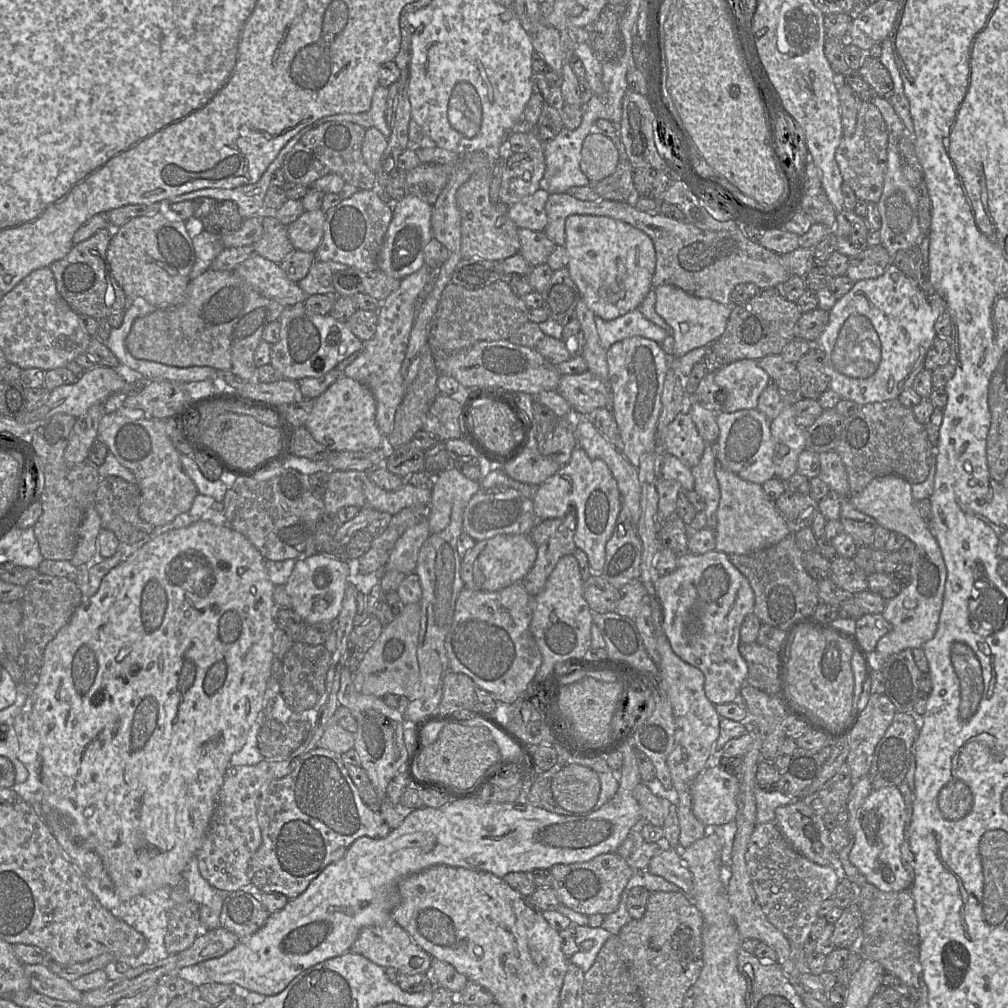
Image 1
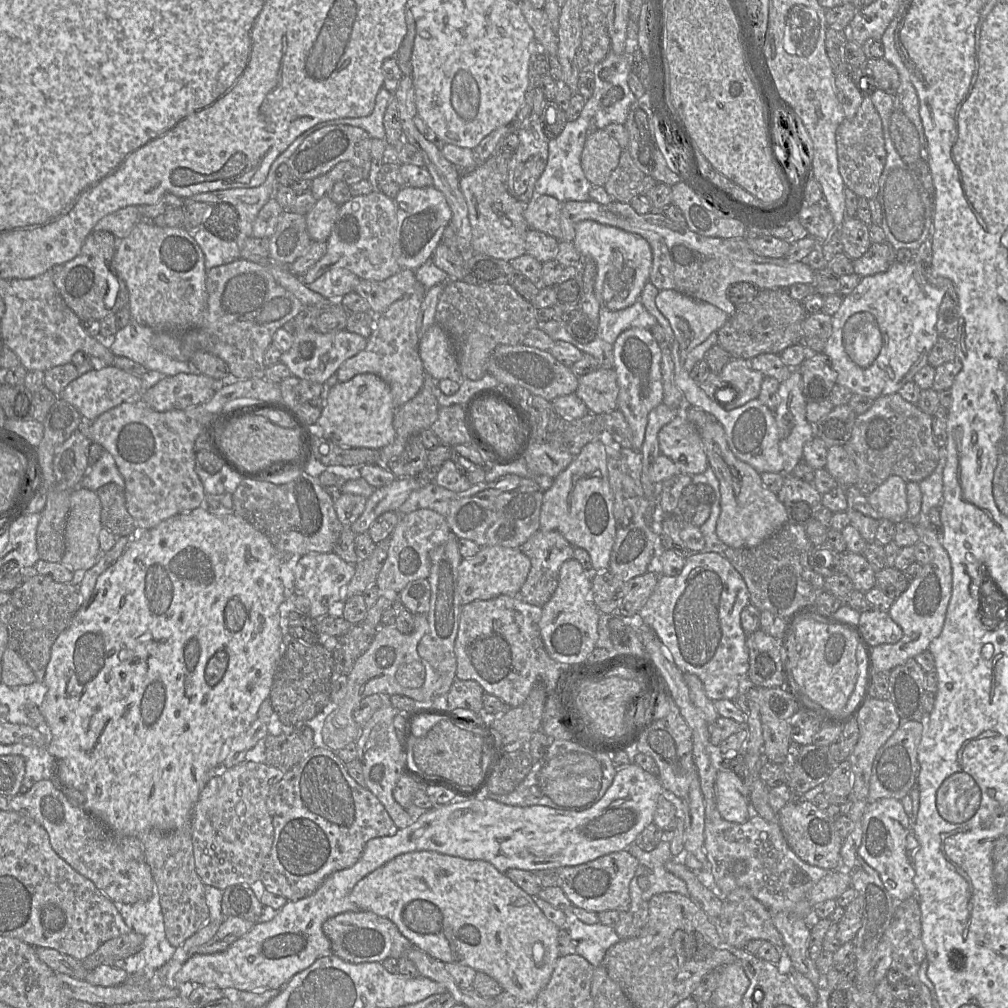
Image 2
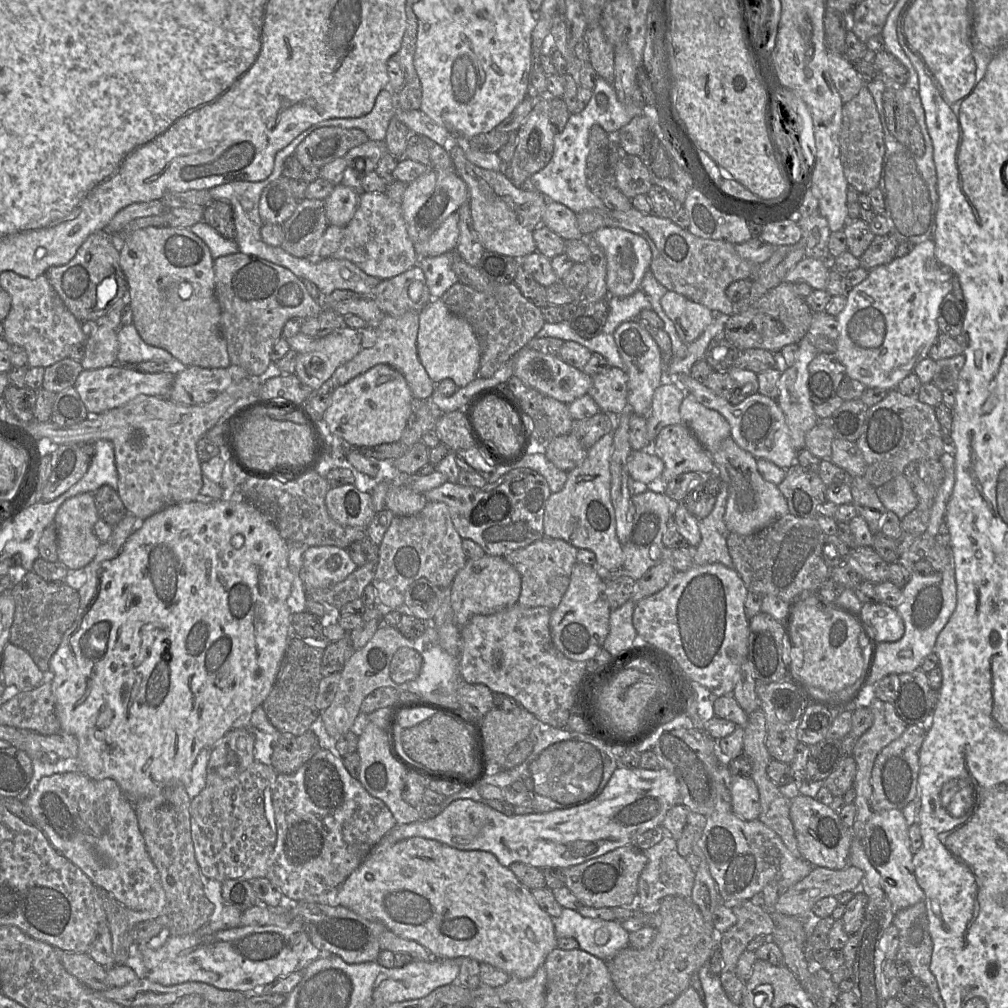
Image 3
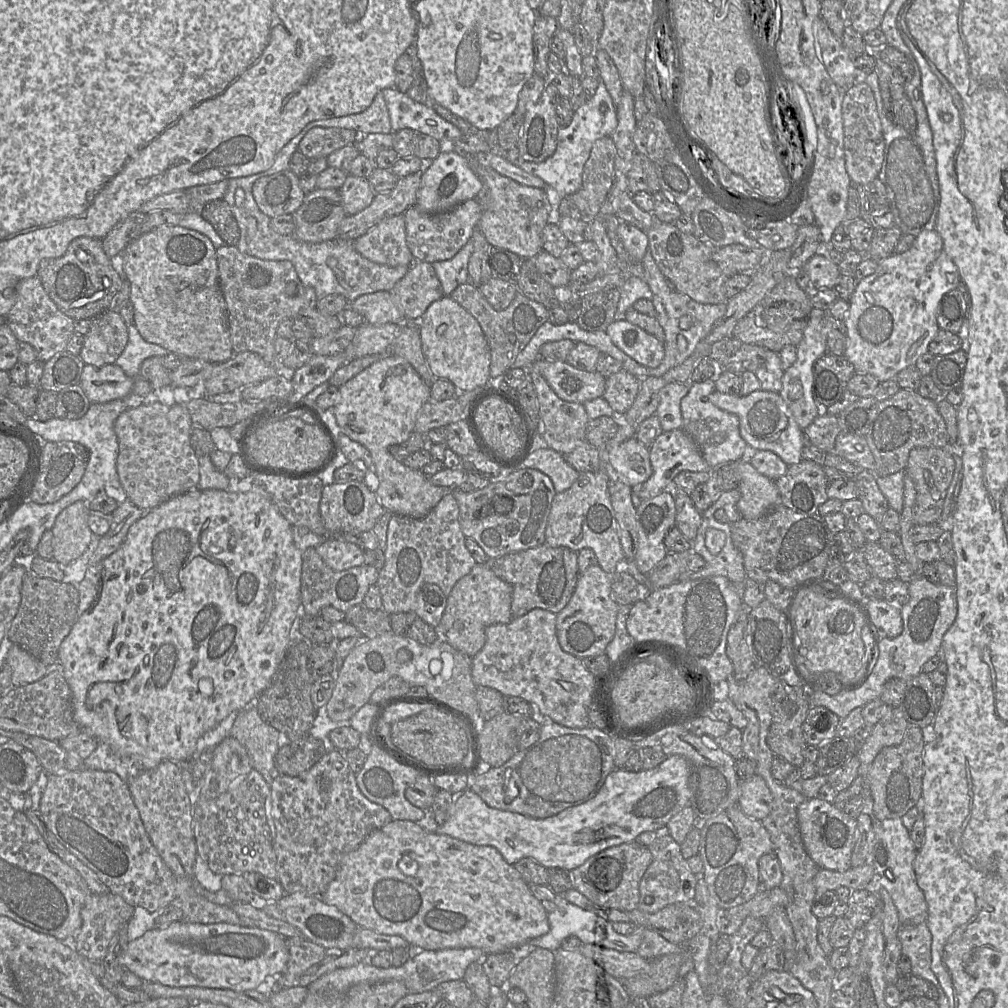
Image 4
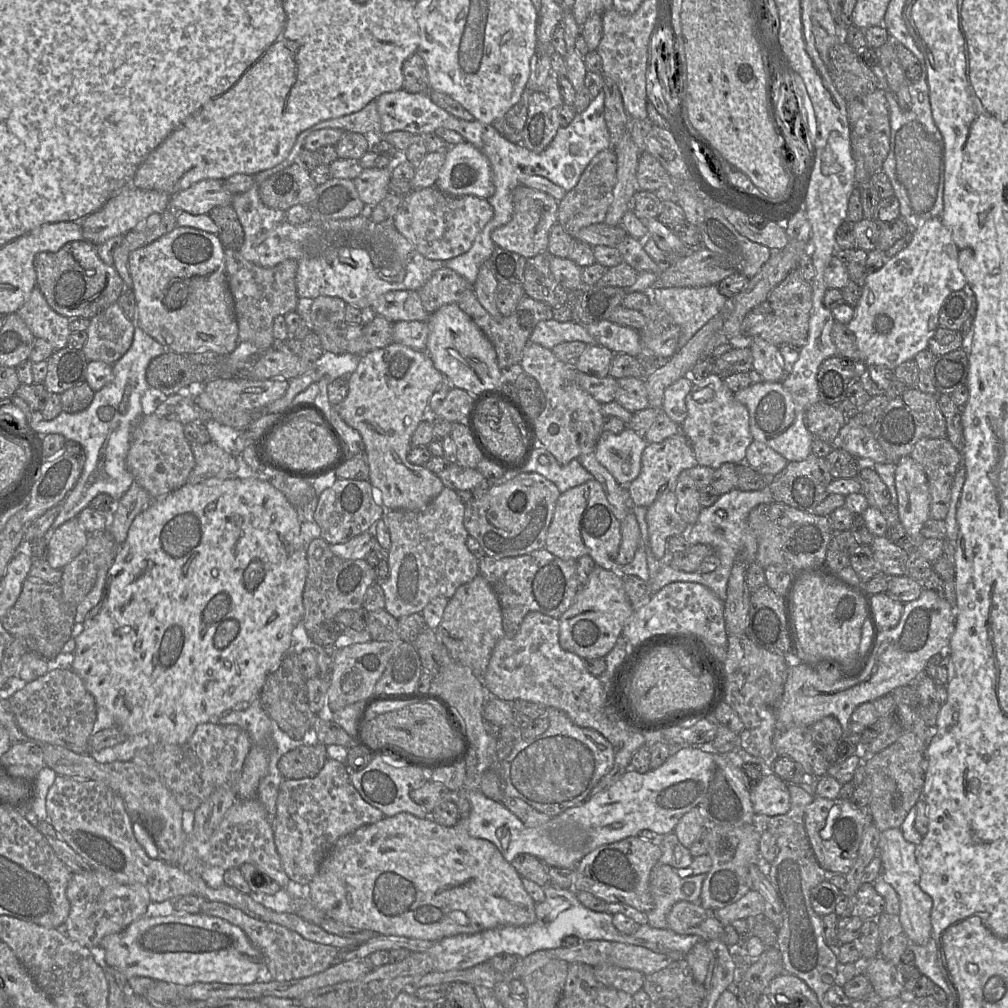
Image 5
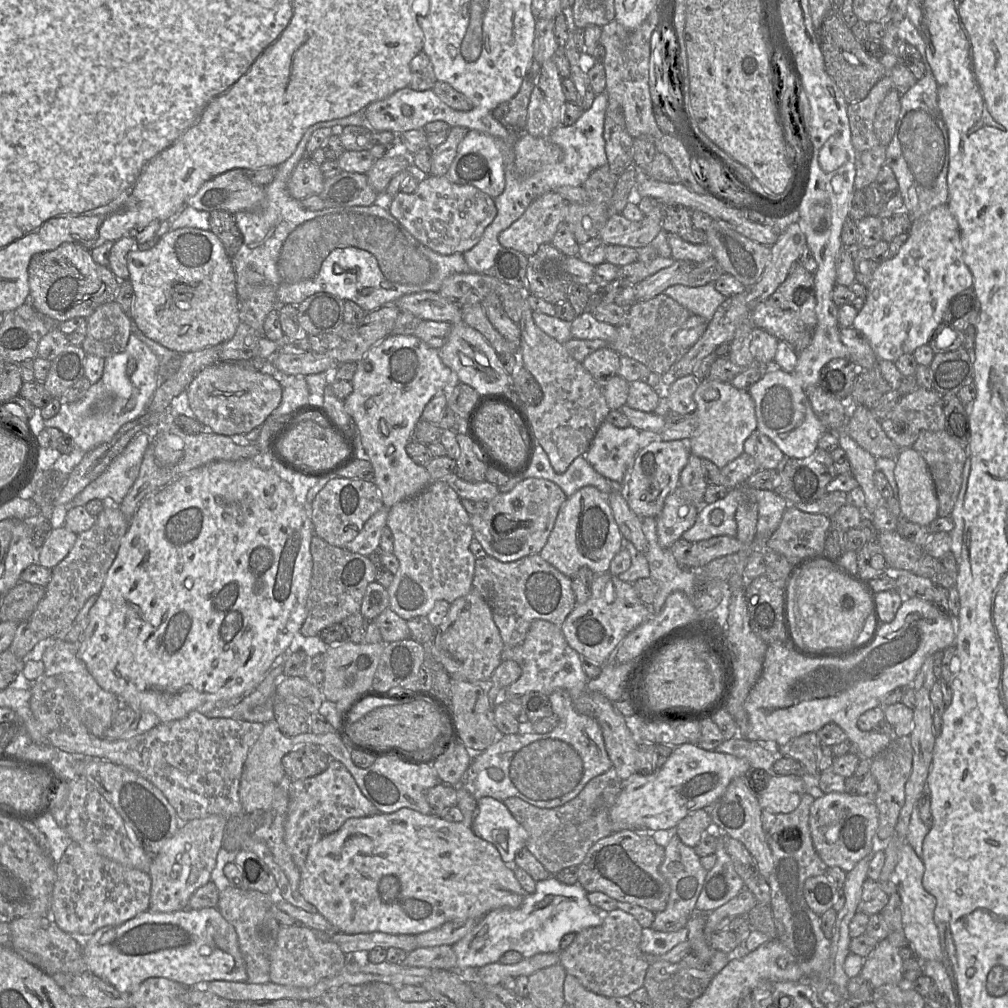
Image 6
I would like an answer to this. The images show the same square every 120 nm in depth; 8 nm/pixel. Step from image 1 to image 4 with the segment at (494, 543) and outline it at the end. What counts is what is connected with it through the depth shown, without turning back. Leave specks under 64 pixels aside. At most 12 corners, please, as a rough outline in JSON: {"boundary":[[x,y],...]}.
{"boundary":[[476,564],[447,596],[438,638],[474,657],[512,620],[513,587]]}

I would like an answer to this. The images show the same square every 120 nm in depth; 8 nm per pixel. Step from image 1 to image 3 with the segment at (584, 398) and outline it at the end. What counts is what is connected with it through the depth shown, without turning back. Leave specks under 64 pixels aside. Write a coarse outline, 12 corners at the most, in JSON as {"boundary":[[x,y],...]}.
{"boundary":[[611,367],[592,376],[588,394],[601,412],[628,409],[628,375]]}

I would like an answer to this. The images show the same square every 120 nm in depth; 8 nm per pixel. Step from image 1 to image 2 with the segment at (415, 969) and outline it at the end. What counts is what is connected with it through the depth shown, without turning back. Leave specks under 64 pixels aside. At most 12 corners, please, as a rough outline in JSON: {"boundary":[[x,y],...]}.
{"boundary":[[387,918],[327,919],[331,953],[349,963],[399,959],[413,944]]}

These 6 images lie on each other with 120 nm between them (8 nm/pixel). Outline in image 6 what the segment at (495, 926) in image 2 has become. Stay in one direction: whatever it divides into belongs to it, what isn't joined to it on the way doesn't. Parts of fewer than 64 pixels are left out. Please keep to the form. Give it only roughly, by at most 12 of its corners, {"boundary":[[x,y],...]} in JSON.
{"boundary":[[410,808],[310,848],[300,894],[344,934],[520,907],[514,867]]}

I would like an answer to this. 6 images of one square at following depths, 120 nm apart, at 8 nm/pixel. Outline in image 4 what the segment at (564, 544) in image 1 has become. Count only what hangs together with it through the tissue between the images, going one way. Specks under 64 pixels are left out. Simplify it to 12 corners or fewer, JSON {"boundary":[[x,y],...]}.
{"boundary":[[543,545],[488,559],[513,587],[512,619],[559,613],[578,552]]}

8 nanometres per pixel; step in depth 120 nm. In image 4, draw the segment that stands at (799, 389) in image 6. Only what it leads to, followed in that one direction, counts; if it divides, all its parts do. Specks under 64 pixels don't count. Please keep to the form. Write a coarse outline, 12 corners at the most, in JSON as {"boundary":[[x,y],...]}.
{"boundary":[[716,390],[709,401],[738,417],[750,451],[788,466],[807,443],[779,393]]}

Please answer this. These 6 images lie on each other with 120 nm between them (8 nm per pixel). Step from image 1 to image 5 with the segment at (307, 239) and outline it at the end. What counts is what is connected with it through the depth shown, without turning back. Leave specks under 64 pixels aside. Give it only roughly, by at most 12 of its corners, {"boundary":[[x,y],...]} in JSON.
{"boundary":[[365,169],[353,179],[360,200],[376,206],[389,193],[391,169]]}

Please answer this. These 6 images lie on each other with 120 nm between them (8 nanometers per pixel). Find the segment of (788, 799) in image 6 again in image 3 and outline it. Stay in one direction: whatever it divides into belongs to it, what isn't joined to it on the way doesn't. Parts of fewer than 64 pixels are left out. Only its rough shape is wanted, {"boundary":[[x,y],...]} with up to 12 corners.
{"boundary":[[730,775],[732,810],[752,821],[760,814],[758,788],[750,778]]}

